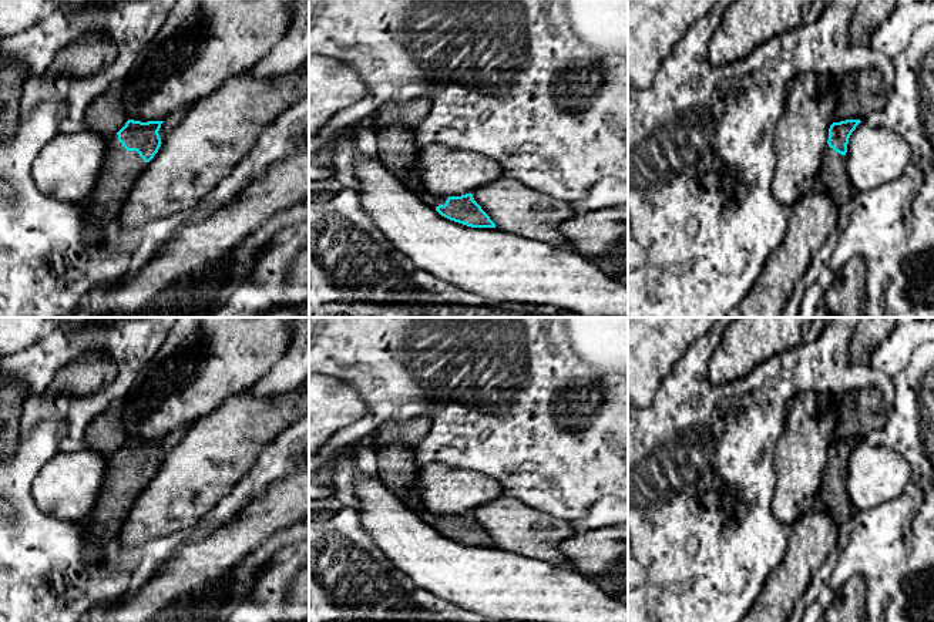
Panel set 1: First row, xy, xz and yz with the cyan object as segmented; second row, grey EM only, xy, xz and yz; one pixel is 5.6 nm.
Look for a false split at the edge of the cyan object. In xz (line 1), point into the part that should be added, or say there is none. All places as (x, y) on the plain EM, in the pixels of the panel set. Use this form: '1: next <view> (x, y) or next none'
1: next xz (430, 518)

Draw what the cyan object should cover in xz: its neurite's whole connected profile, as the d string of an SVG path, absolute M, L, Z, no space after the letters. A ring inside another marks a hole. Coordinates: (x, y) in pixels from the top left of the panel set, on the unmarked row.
M426 508L420 510L419 517L436 528L441 535L471 545L471 547L495 547L495 542L474 520L473 512L461 515L436 515Z

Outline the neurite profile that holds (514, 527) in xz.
M507 492L476 508L473 517L497 548L532 557L552 566L571 566L558 549L560 542L577 532L567 521L528 508Z

